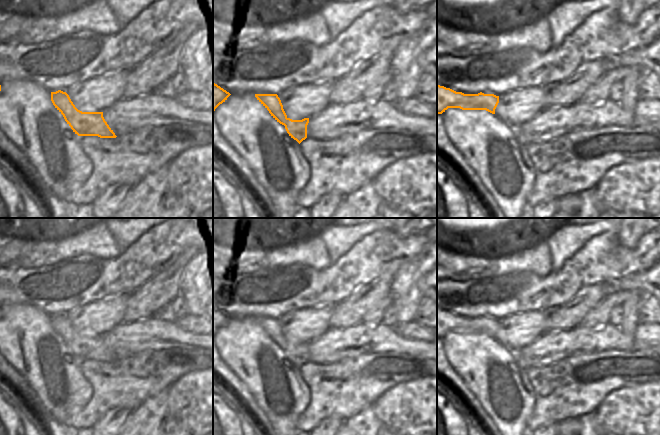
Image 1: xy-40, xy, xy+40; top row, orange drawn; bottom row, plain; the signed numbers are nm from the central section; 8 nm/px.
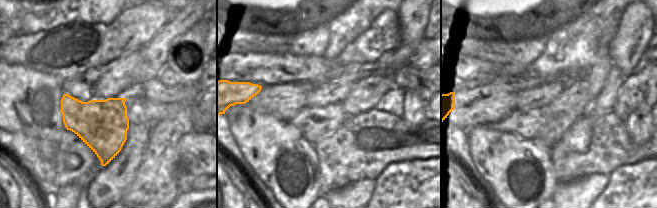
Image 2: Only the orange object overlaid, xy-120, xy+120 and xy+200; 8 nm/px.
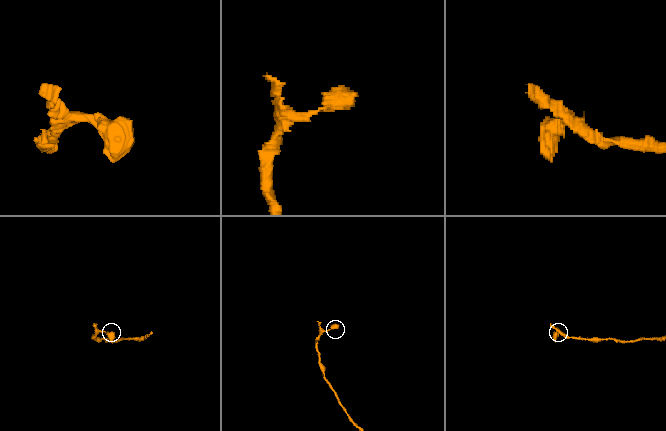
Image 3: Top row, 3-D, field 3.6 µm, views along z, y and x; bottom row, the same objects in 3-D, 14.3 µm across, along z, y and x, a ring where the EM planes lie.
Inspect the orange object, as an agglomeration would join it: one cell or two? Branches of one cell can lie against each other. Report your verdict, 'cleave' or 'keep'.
keep

